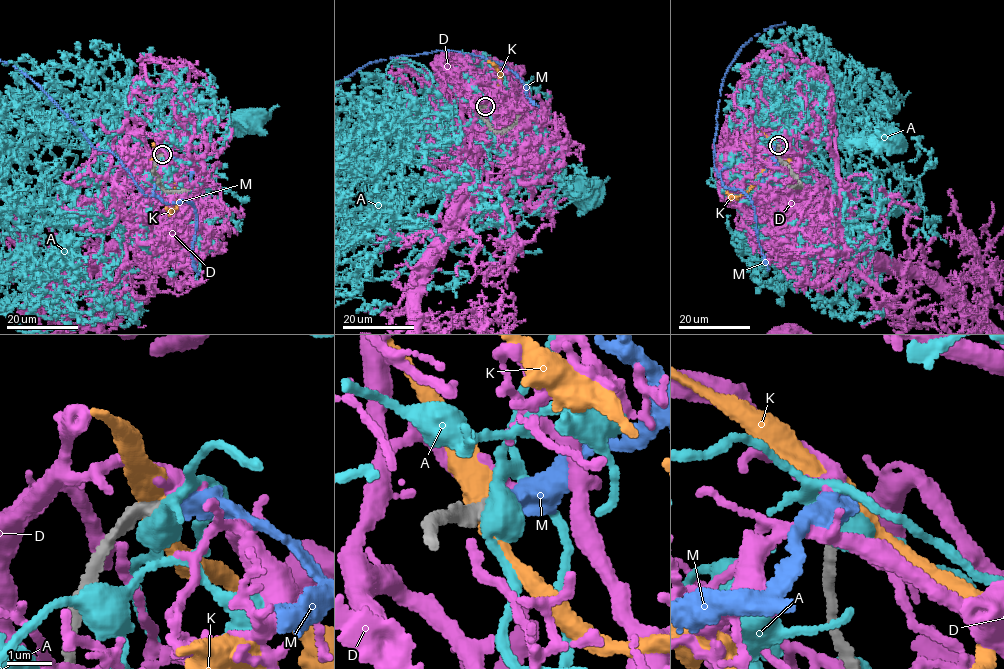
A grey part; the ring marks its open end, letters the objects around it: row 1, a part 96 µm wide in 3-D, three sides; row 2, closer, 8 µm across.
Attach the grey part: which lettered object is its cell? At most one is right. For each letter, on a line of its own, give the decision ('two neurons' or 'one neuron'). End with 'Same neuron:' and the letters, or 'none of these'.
A: two neurons
D: two neurons
K: two neurons
M: one neuron
Same neuron: M

